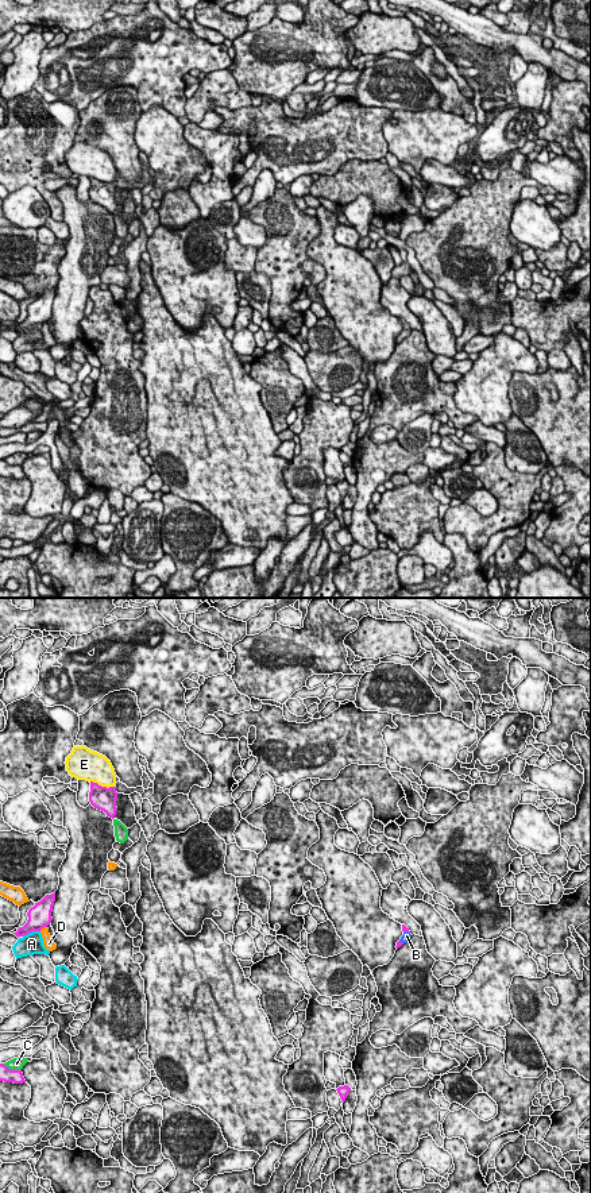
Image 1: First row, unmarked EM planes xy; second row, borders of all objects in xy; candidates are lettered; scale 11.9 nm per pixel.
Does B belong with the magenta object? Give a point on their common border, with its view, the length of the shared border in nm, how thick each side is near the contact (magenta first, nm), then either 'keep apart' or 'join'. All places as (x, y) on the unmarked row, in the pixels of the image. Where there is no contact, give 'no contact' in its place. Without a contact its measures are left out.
xy (406, 325) | 80 nm | 60/100 nm | join

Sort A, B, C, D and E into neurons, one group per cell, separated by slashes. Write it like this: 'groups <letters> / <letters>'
groups A / B / C / D / E

